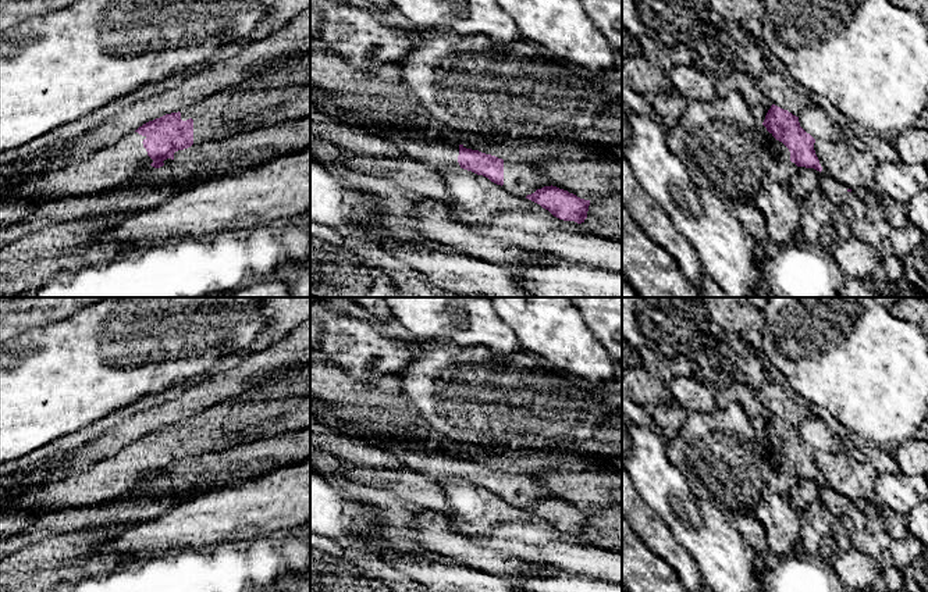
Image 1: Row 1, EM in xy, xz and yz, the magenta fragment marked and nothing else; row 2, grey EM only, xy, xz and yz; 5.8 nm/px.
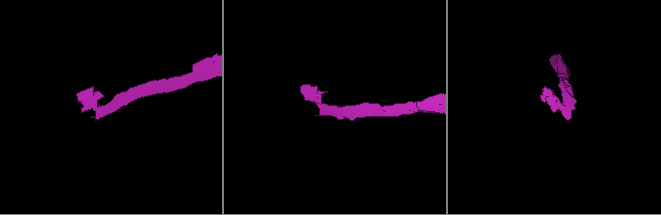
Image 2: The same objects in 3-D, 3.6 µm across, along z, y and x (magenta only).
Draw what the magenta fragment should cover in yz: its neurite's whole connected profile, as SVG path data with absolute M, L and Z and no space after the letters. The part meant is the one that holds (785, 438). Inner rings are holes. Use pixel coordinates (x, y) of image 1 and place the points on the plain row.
M772 416L762 436L789 460L792 474L797 478L822 482L814 461L815 450L800 438L799 428Z

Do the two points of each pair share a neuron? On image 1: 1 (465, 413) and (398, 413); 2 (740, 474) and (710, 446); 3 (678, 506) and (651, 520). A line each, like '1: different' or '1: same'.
1: different
2: same
3: different

